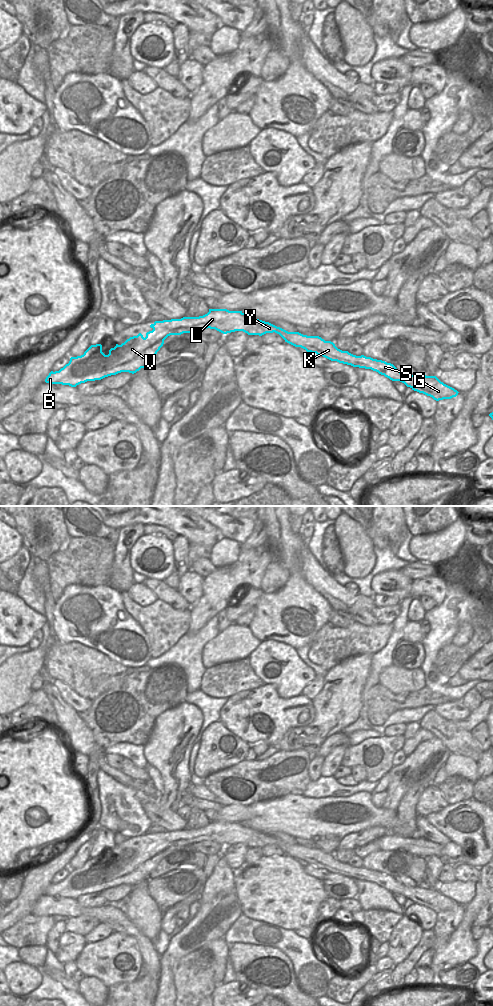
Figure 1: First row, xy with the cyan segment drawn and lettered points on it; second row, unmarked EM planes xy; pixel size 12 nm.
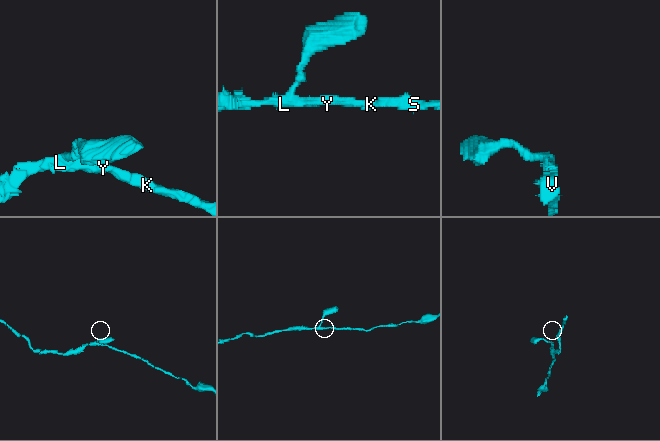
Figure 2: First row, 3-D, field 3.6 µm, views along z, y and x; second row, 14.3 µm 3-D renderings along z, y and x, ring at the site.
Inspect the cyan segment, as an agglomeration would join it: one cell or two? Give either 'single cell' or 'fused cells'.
single cell

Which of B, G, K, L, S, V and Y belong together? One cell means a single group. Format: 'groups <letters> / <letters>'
groups B G K L S V Y

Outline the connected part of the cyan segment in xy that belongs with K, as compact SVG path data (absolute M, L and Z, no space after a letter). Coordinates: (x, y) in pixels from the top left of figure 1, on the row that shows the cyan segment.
M209 309L209 312L203 316L155 321L150 327L153 330L147 332L145 338L141 333L130 337L121 345L116 344L114 348L111 348L108 355L102 352L101 344L91 345L83 355L71 357L69 363L59 371L51 371L45 382L76 387L81 383L101 380L121 372L134 374L141 368L148 367L168 336L210 328L223 334L243 331L248 335L262 336L275 332L285 342L295 347L301 347L307 352L316 353L331 361L371 369L392 381L400 381L412 390L430 396L436 401L451 399L459 393L436 376L426 376L421 373L406 375L391 363L364 355L353 355L348 351L338 349L333 342L325 341L319 336L288 332L269 322L255 319L242 311Z

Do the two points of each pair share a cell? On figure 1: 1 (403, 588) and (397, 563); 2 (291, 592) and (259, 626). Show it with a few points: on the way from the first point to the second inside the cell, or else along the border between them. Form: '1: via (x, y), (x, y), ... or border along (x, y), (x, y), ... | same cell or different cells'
1: border along (400, 568), (381, 571), (376, 575) | different cells
2: via (285, 600), (267, 618) | same cell

